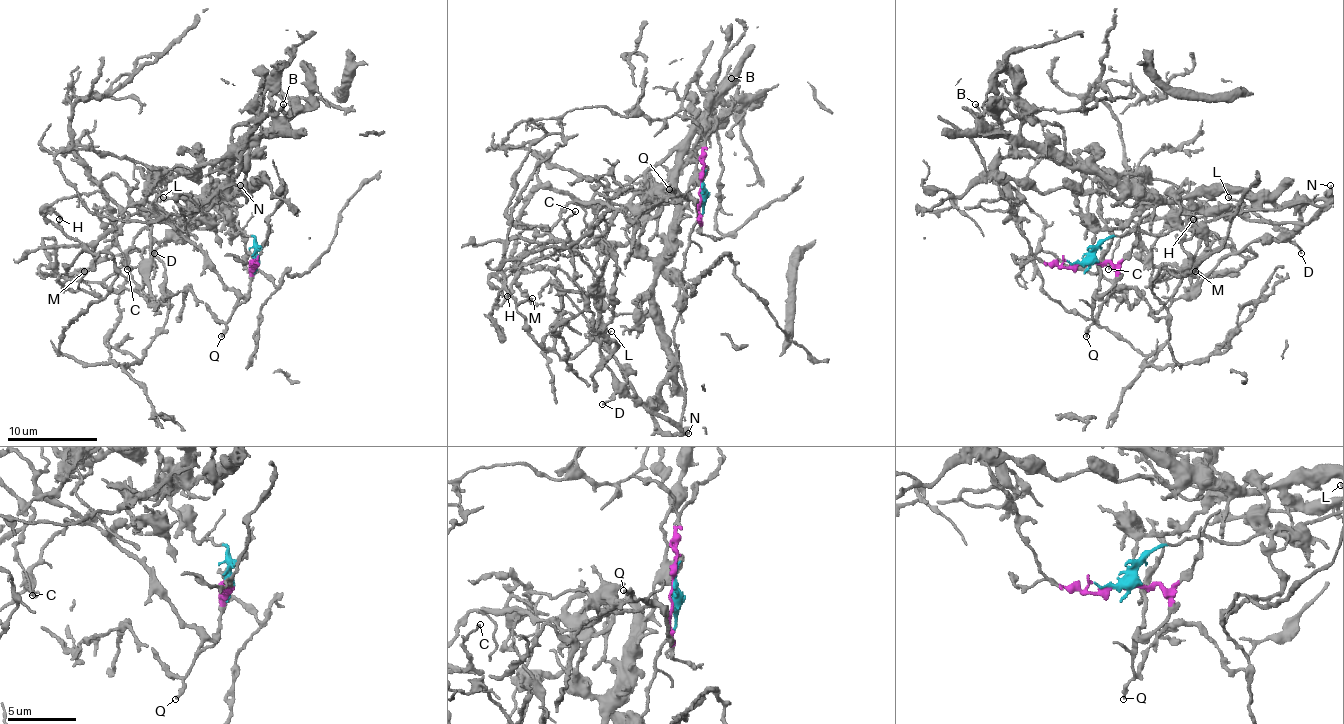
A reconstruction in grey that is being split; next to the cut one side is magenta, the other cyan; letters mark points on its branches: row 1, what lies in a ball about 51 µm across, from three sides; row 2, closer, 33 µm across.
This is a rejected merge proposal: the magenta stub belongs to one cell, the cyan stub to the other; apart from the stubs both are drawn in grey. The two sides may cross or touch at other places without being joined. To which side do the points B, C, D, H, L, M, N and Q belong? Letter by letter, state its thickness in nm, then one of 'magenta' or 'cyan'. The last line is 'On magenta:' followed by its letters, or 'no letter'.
B: 190 nm | cyan
C: 170 nm | magenta
D: 170 nm | cyan
H: 160 nm | magenta
L: 140 nm | cyan
M: 190 nm | magenta
N: 300 nm | cyan
Q: 240 nm | magenta
On magenta: C, H, M, Q

